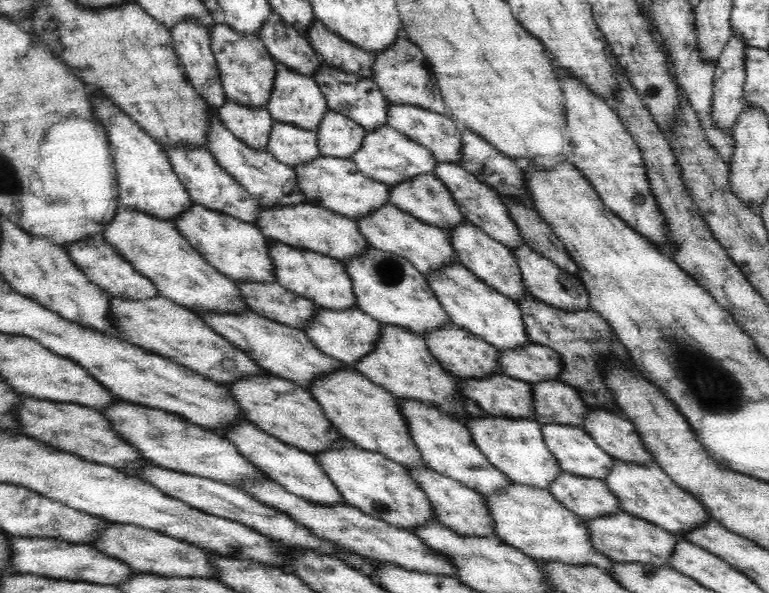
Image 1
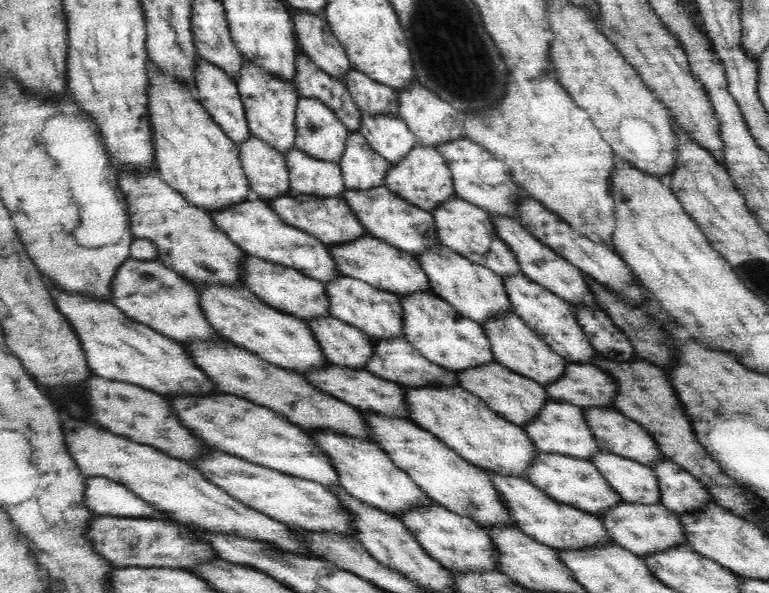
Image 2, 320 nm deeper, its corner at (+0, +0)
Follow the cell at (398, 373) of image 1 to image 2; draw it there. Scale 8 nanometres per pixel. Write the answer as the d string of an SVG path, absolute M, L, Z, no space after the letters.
M461 385L449 389L444 387L424 387L419 389L408 387L404 389L405 402L407 402L412 422L421 430L432 433L440 442L454 450L460 458L484 469L488 473L504 477L520 477L530 481L527 470L533 465L535 458L540 454L540 450L536 448L536 445L523 428L515 426L512 422L500 417L496 412L490 410L481 398L470 394Z

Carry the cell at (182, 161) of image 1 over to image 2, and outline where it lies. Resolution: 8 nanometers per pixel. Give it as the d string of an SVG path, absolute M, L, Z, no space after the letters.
M246 201L211 214L216 226L223 230L244 252L266 262L294 269L317 282L324 284L338 278L346 278L337 269L329 247L320 239L285 223L268 204Z

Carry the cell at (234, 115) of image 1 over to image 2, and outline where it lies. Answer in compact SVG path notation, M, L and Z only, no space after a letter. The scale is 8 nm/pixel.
M252 135L239 144L239 157L249 187L258 201L270 204L291 188L285 155Z

